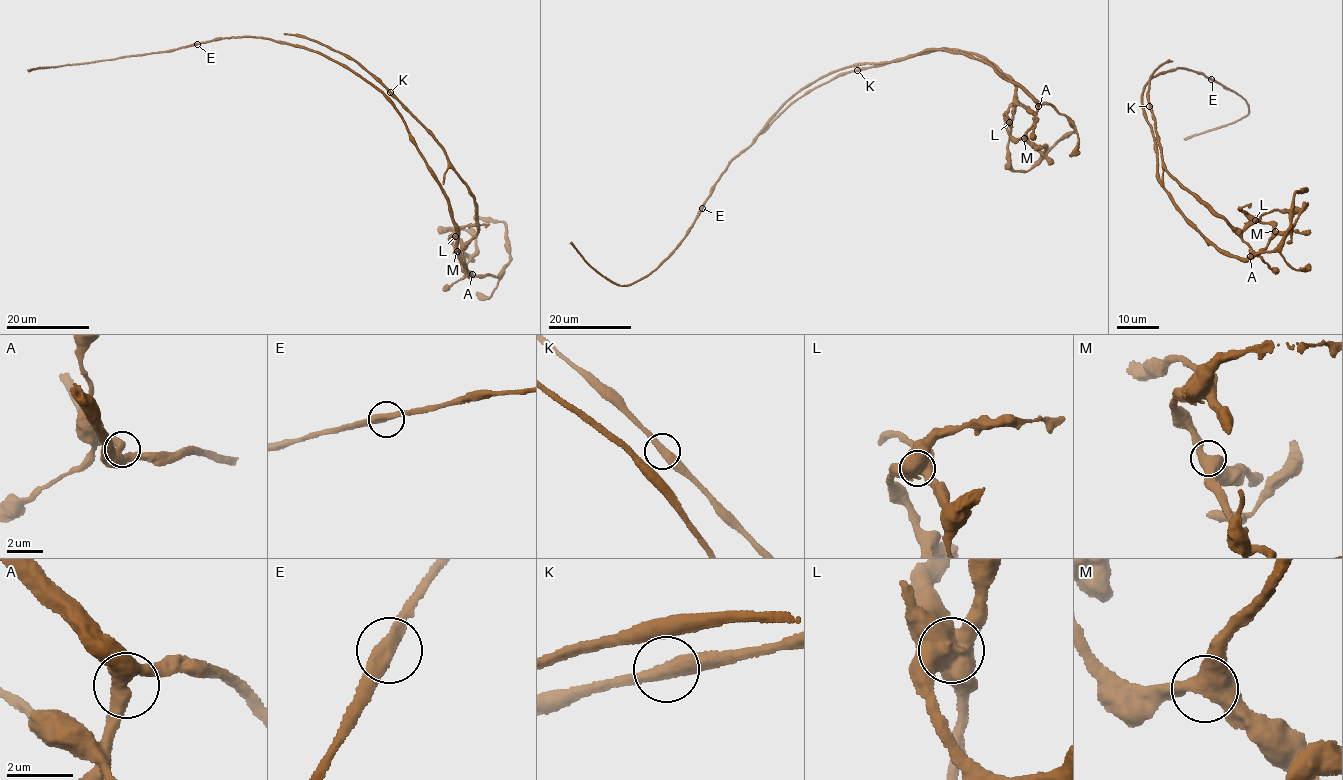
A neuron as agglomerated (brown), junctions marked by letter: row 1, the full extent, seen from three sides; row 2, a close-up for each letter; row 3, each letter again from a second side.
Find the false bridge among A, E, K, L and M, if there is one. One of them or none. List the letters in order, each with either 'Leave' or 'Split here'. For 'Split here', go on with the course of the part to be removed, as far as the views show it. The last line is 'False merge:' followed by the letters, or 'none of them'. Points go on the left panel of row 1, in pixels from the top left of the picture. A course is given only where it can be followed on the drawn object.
A: Leave
E: Leave
K: Leave
L: Split here. Course of the part to remove: (455, 236), (463, 245), (476, 236), (479, 229), (477, 210), (432, 133), (355, 61), (309, 39), (285, 34)
M: Leave
False merge: L

